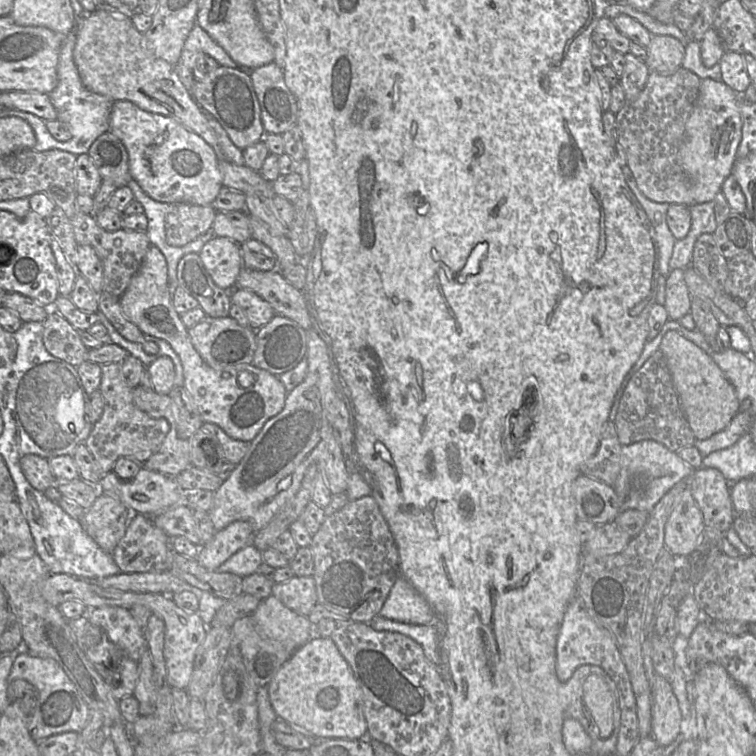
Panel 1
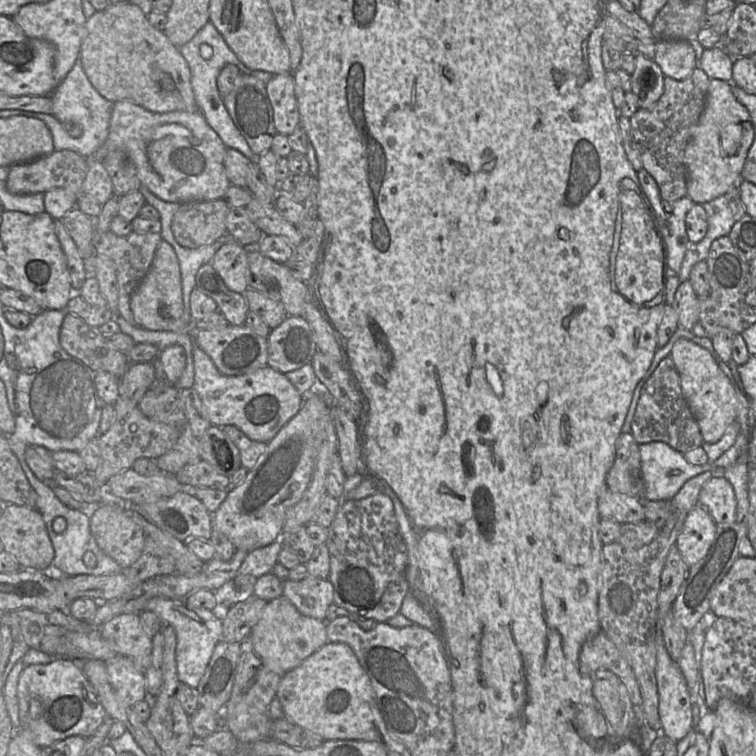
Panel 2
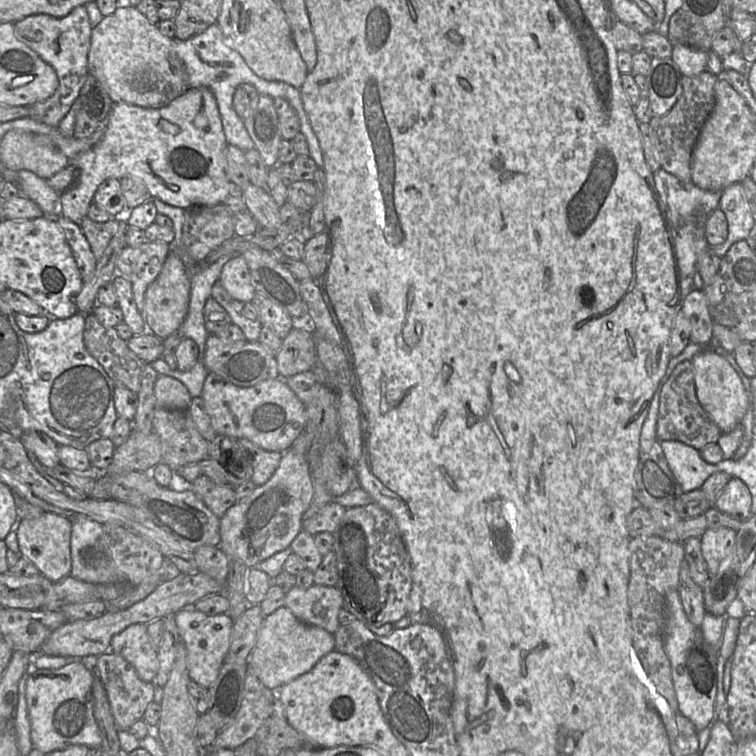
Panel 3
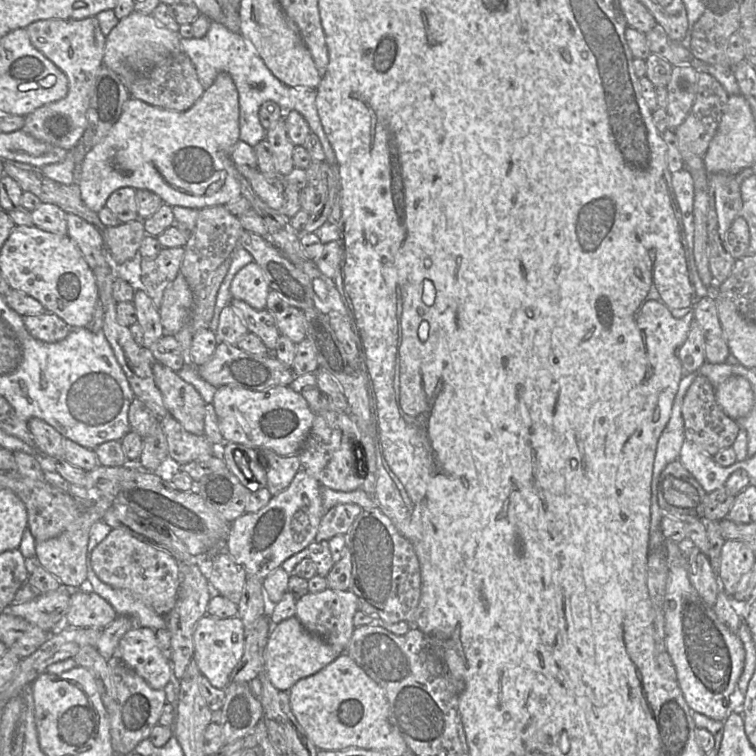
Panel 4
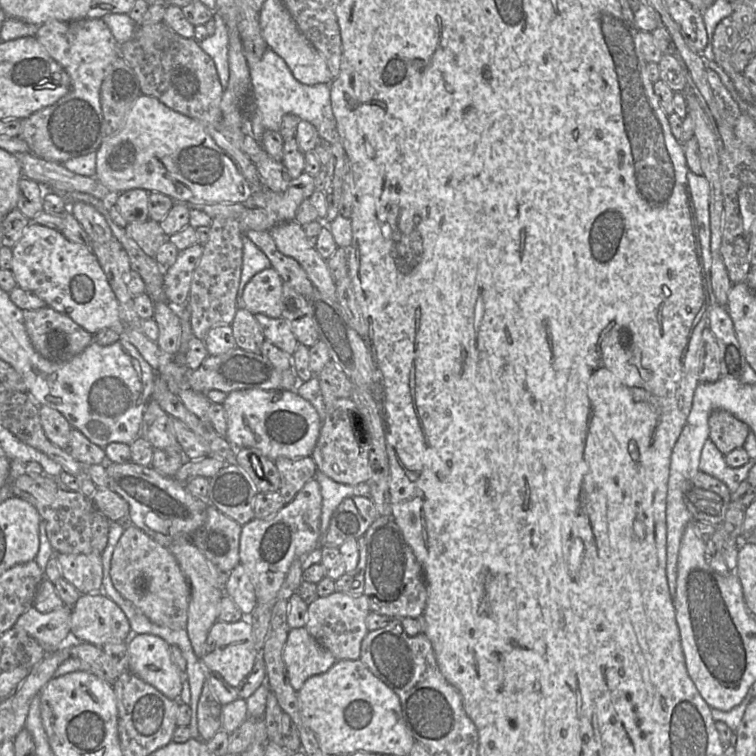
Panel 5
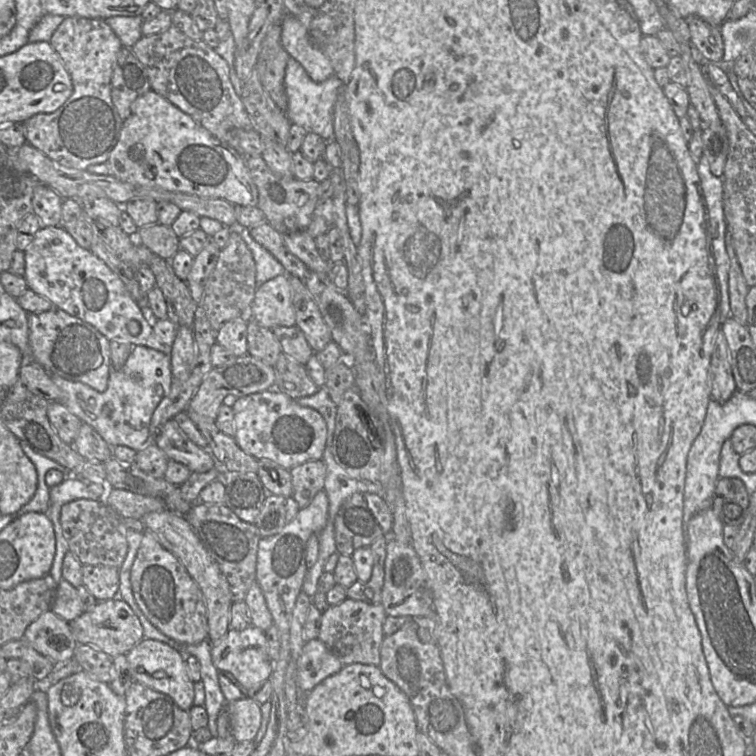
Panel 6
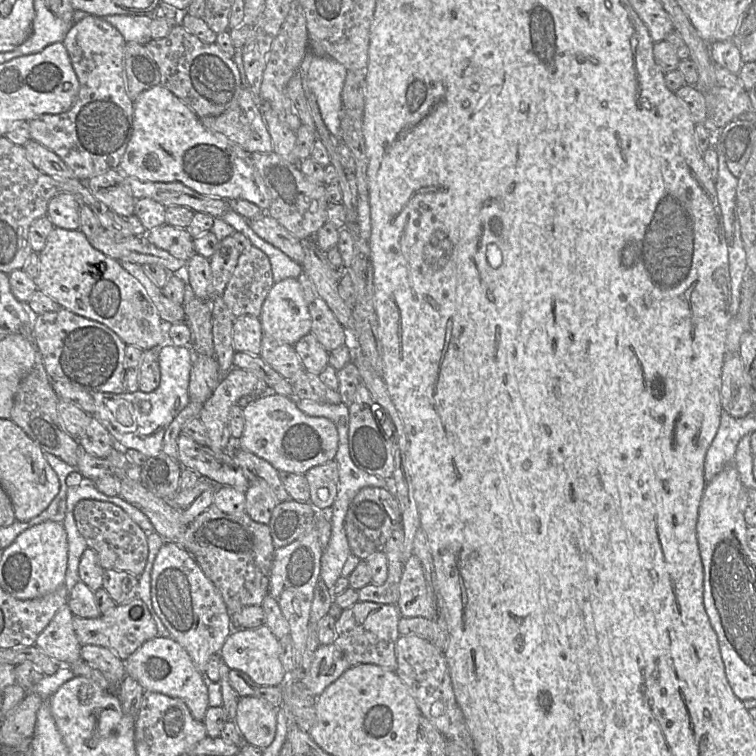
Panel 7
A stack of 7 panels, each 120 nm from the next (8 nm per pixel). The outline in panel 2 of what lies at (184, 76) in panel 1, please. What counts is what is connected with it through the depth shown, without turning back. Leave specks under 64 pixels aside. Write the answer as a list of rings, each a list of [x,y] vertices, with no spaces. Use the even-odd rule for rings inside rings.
[[[228,64],[223,67],[217,77],[217,87],[232,121],[252,152],[259,156],[271,150],[273,137],[278,132],[274,125],[273,110],[265,84],[259,79],[243,73],[235,65]]]

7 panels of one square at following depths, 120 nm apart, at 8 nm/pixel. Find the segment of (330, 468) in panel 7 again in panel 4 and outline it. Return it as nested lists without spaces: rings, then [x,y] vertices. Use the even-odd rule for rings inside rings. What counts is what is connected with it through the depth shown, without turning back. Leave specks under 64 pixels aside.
[[[260,450],[261,460],[266,466],[267,486],[272,495],[284,491],[296,473],[302,469],[297,454],[280,456],[271,450]]]

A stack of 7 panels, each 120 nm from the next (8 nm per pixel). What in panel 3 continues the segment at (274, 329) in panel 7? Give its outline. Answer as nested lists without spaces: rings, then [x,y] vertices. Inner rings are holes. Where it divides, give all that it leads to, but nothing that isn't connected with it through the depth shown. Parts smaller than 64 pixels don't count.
[[[242,254],[233,256],[224,264],[219,281],[239,301],[251,301],[255,295],[251,270]]]

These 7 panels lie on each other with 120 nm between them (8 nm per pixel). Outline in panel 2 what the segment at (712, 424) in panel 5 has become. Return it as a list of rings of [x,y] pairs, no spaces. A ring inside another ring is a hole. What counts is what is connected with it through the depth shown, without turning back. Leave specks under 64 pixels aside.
[[[670,357],[663,358],[642,382],[631,418],[630,433],[638,444],[663,442],[682,453],[703,445],[699,425],[683,395],[679,373]]]

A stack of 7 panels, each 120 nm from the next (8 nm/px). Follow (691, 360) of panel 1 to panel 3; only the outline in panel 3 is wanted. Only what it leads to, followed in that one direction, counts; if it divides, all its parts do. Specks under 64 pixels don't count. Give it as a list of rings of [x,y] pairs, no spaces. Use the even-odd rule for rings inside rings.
[[[707,347],[694,356],[691,364],[697,398],[712,421],[722,433],[728,433],[736,426],[739,426],[748,409],[748,396],[740,375],[724,355]]]

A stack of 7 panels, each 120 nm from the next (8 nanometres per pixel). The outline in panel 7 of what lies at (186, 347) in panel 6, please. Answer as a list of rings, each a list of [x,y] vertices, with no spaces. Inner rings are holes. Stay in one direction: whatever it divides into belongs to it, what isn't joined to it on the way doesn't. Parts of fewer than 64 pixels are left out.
[[[192,352],[189,381],[190,400],[203,405],[209,399],[225,373],[221,373],[214,357]]]

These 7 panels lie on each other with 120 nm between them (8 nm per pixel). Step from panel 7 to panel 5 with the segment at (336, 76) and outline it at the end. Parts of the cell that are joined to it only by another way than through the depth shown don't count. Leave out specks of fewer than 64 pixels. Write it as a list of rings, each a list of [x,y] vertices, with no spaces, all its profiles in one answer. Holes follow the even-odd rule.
[[[271,49],[262,58],[249,64],[250,88],[255,110],[246,119],[246,134],[260,141],[267,130],[278,131],[286,114],[310,122],[322,139],[331,145],[340,140],[330,99],[330,83],[305,85],[295,79],[285,61]]]

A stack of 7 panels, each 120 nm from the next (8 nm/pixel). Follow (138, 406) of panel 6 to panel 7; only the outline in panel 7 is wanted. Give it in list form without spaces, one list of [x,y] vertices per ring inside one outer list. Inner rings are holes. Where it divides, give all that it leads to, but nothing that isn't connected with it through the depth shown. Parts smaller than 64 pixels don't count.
[[[170,343],[157,347],[161,379],[155,390],[91,393],[94,398],[94,413],[91,415],[109,431],[115,443],[123,448],[136,449],[147,458],[163,452],[163,438],[167,428],[190,402],[189,381],[193,350],[190,346],[174,346]],[[139,401],[142,401],[141,410],[133,406]]]

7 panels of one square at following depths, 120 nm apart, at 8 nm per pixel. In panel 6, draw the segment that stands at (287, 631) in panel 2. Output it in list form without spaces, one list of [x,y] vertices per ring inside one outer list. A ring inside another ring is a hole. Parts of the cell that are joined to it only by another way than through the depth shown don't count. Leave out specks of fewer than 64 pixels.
[[[312,639],[304,643],[297,660],[297,679],[302,690],[309,692],[344,665],[326,645]]]

